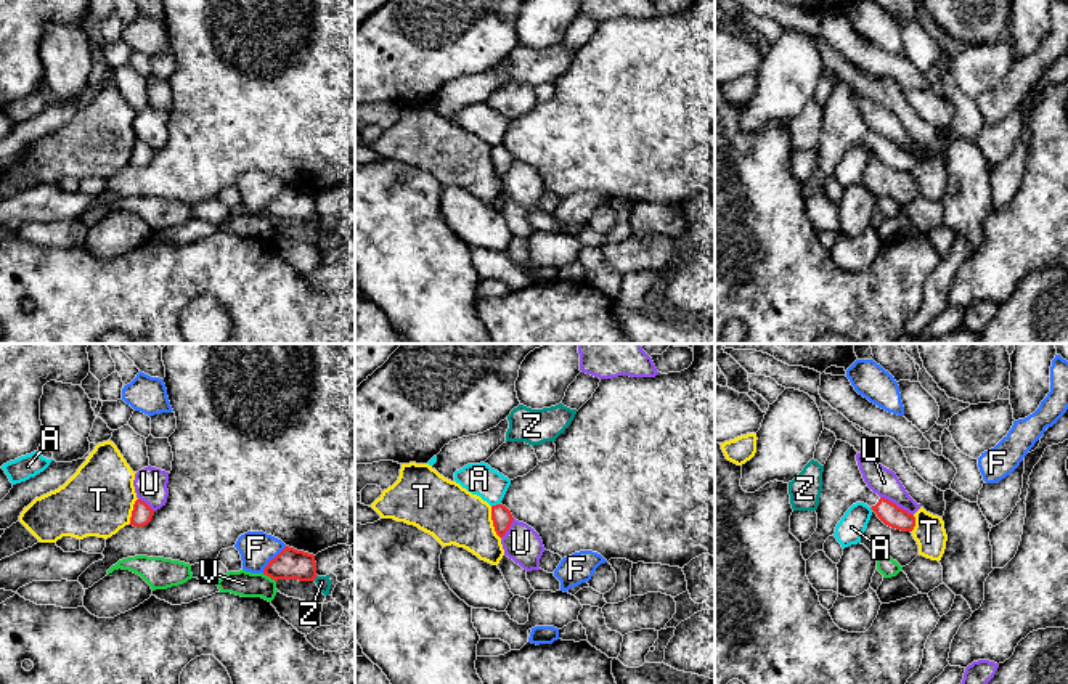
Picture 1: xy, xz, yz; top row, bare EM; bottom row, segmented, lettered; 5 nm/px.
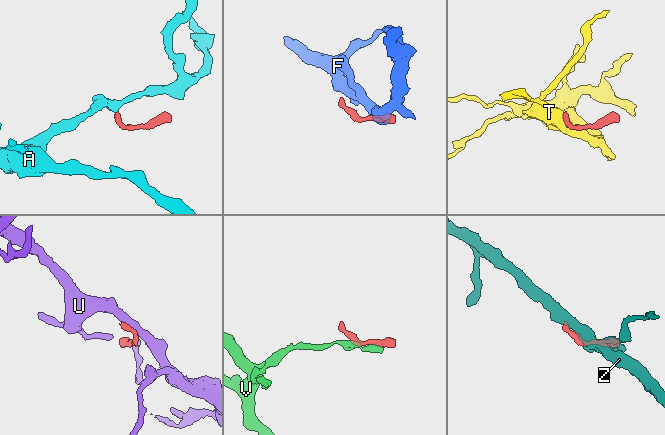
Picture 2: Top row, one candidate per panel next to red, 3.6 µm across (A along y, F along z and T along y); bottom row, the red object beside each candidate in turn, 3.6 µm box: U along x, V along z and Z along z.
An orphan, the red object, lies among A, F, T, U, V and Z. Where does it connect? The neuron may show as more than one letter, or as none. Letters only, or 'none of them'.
none of them

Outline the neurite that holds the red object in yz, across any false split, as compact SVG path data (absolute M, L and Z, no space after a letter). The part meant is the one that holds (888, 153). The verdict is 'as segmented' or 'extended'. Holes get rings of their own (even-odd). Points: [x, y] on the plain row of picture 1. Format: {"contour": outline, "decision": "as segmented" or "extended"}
{"contour": "M837 80L824 104L822 132L816 149L817 169L808 181L801 183L801 196L805 201L824 189L825 180L835 173L837 164L856 143L867 145L891 169L912 172L915 167L915 157L912 154L880 138L867 127L856 95L854 87Z", "decision": "extended"}

